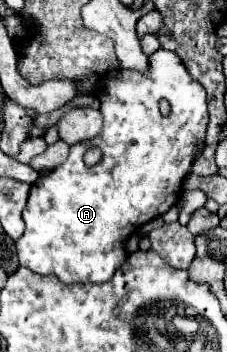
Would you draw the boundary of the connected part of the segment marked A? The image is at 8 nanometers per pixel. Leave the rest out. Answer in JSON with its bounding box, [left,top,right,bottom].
[16,49,206,283]

